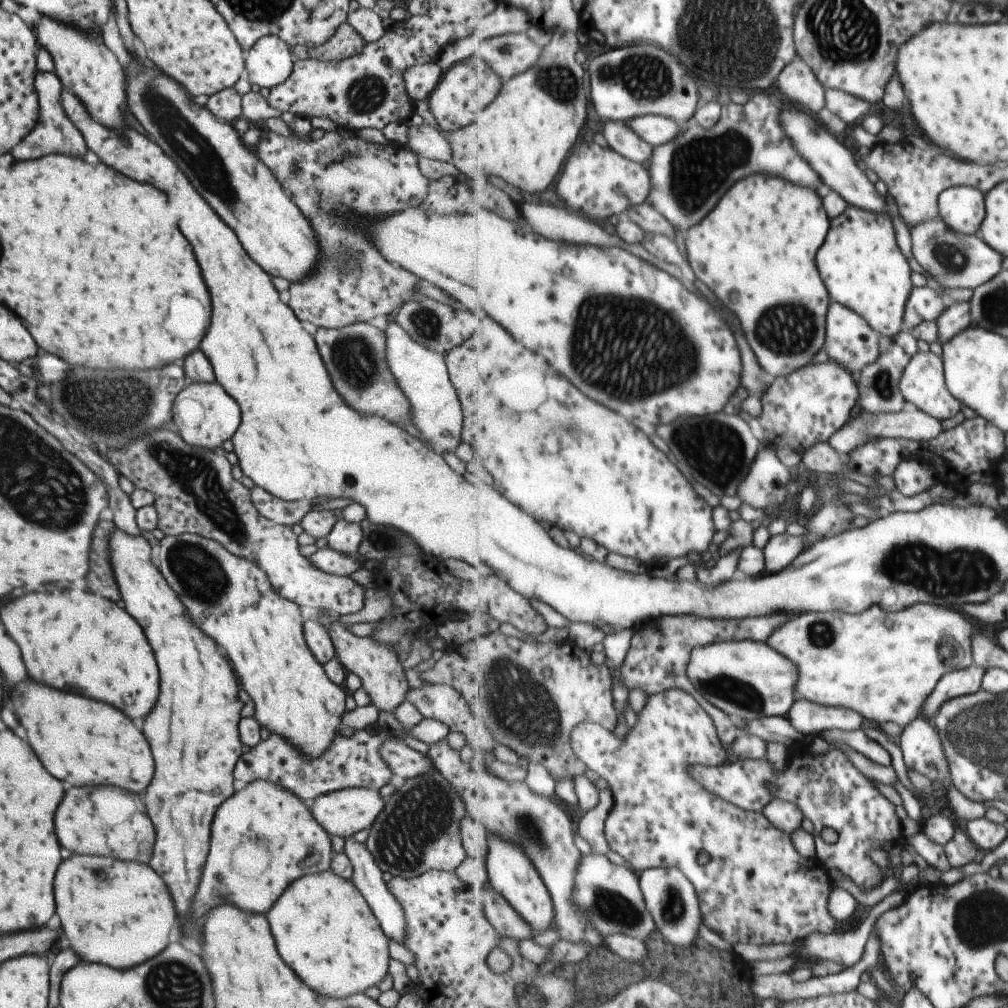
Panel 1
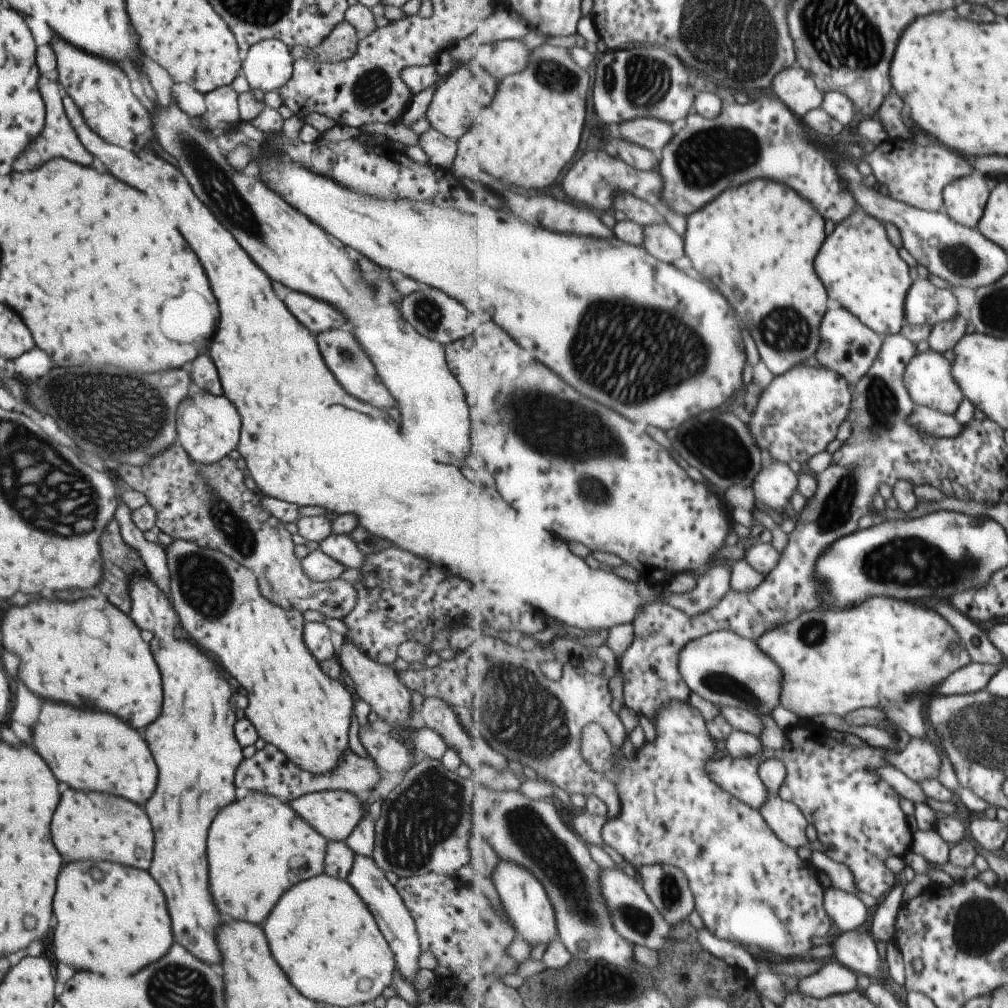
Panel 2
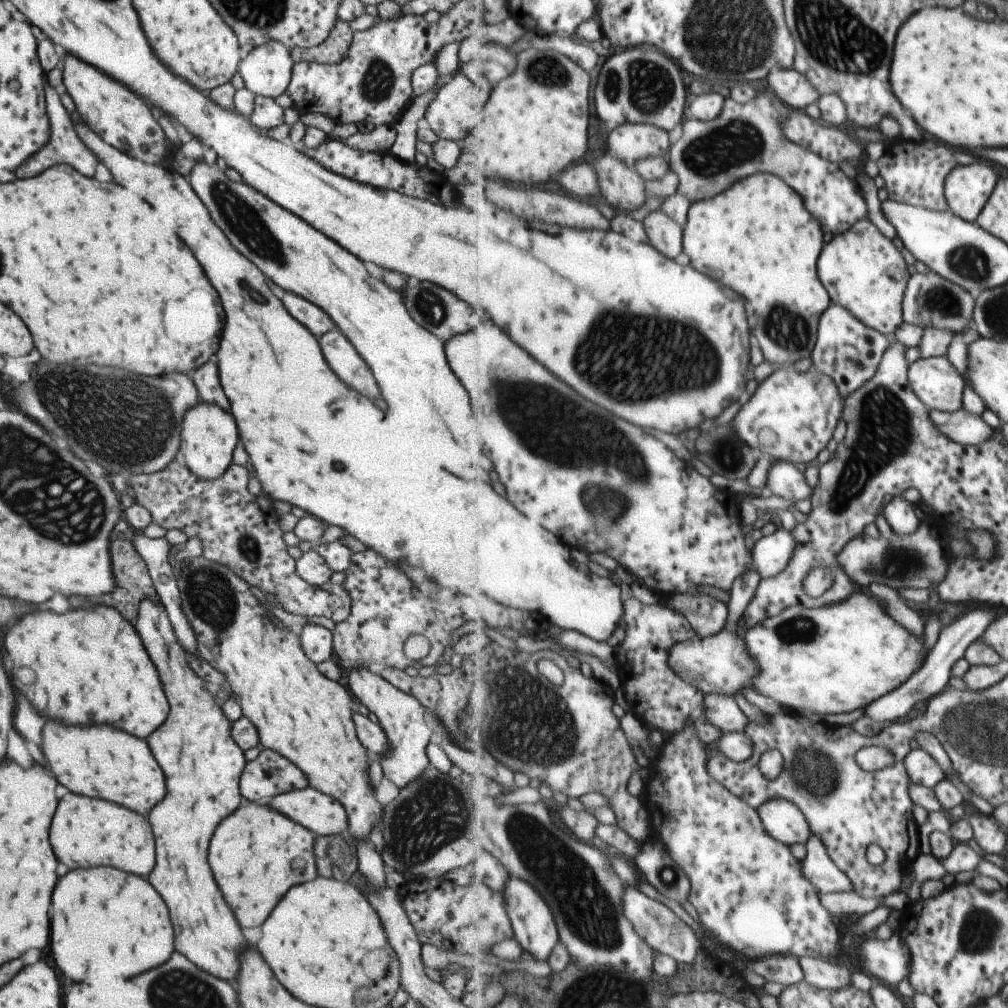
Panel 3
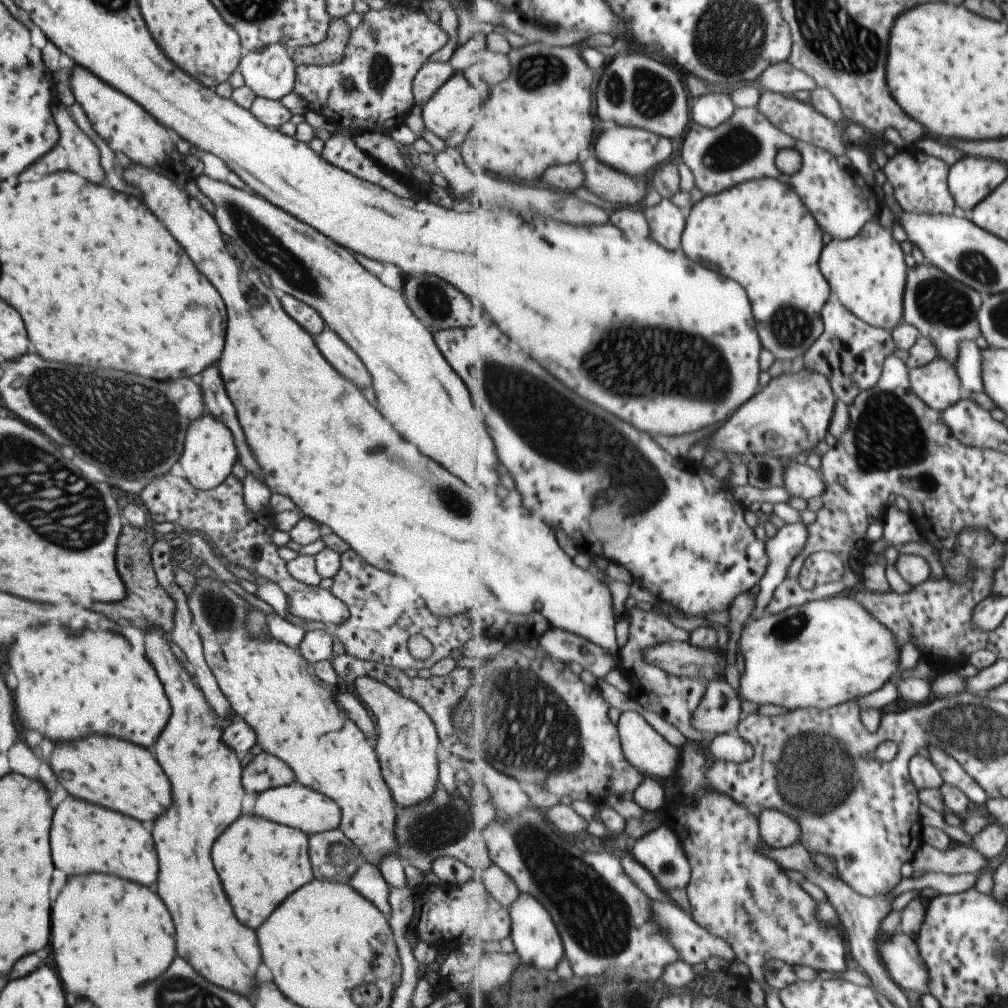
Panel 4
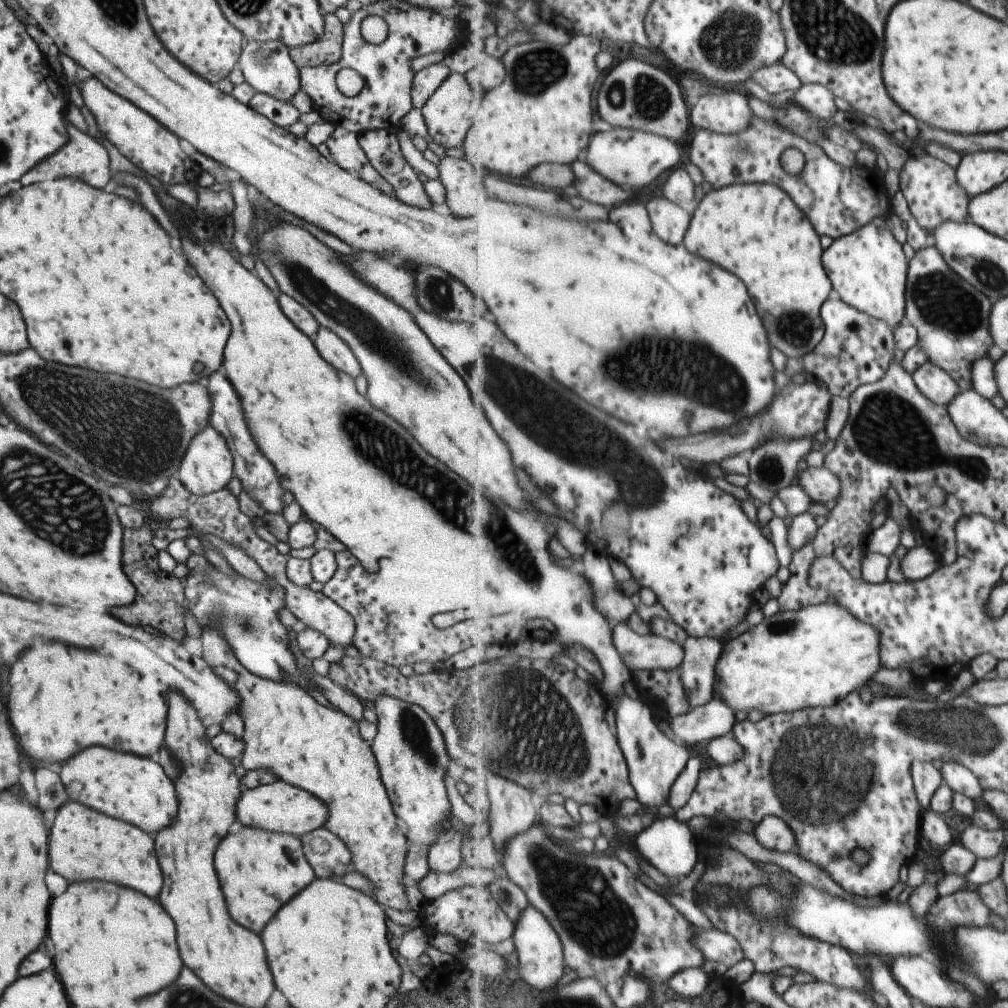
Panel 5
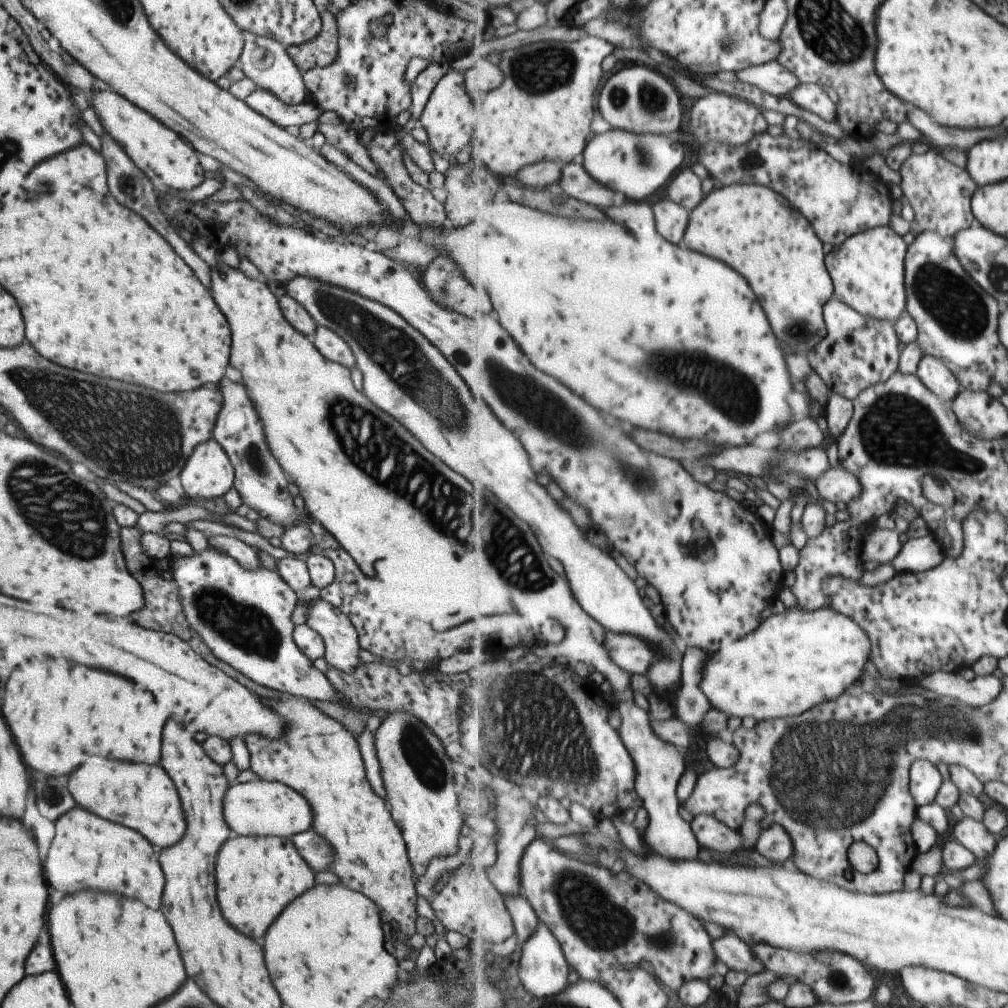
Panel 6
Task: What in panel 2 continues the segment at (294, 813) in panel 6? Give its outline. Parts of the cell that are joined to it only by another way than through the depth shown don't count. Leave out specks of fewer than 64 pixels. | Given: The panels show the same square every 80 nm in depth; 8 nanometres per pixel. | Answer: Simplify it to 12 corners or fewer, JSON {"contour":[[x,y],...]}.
{"contour":[[304,794],[286,803],[321,836],[344,841],[366,796]]}

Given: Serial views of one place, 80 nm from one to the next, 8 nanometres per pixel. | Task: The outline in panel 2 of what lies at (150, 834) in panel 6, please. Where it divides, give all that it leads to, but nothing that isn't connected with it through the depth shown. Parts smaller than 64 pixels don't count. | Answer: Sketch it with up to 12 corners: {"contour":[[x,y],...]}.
{"contour":[[43,700],[31,744],[73,790],[141,804],[157,768],[107,712]]}

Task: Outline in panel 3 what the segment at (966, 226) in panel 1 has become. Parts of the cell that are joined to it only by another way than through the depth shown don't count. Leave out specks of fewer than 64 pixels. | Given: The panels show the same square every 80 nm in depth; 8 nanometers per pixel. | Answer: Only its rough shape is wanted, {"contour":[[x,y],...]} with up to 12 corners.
{"contour":[[993,162],[960,164],[946,180],[949,210],[972,223],[1001,178]]}

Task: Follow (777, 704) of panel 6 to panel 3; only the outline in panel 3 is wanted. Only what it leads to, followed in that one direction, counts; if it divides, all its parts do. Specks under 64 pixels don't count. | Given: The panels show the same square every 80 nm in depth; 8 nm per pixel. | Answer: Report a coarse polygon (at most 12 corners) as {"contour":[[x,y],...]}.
{"contour":[[855,592],[747,630],[753,690],[849,714],[926,663],[925,636]]}

